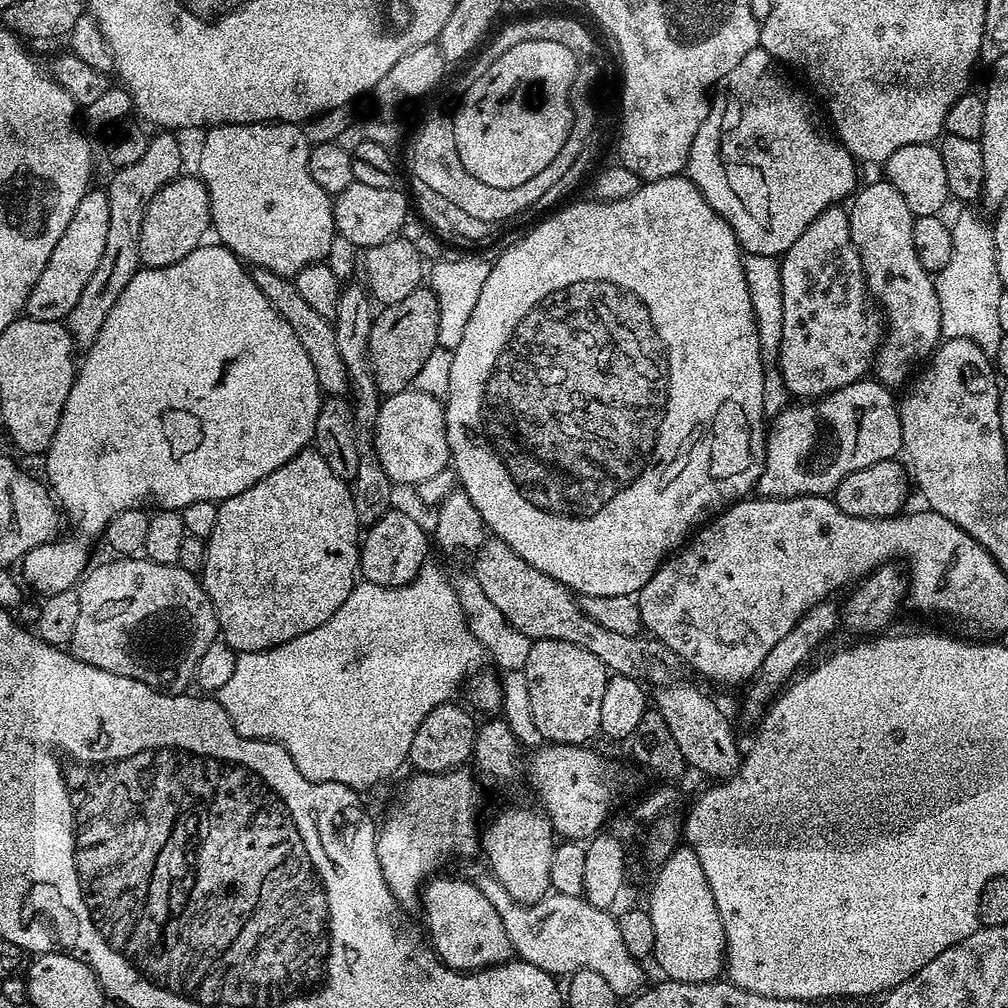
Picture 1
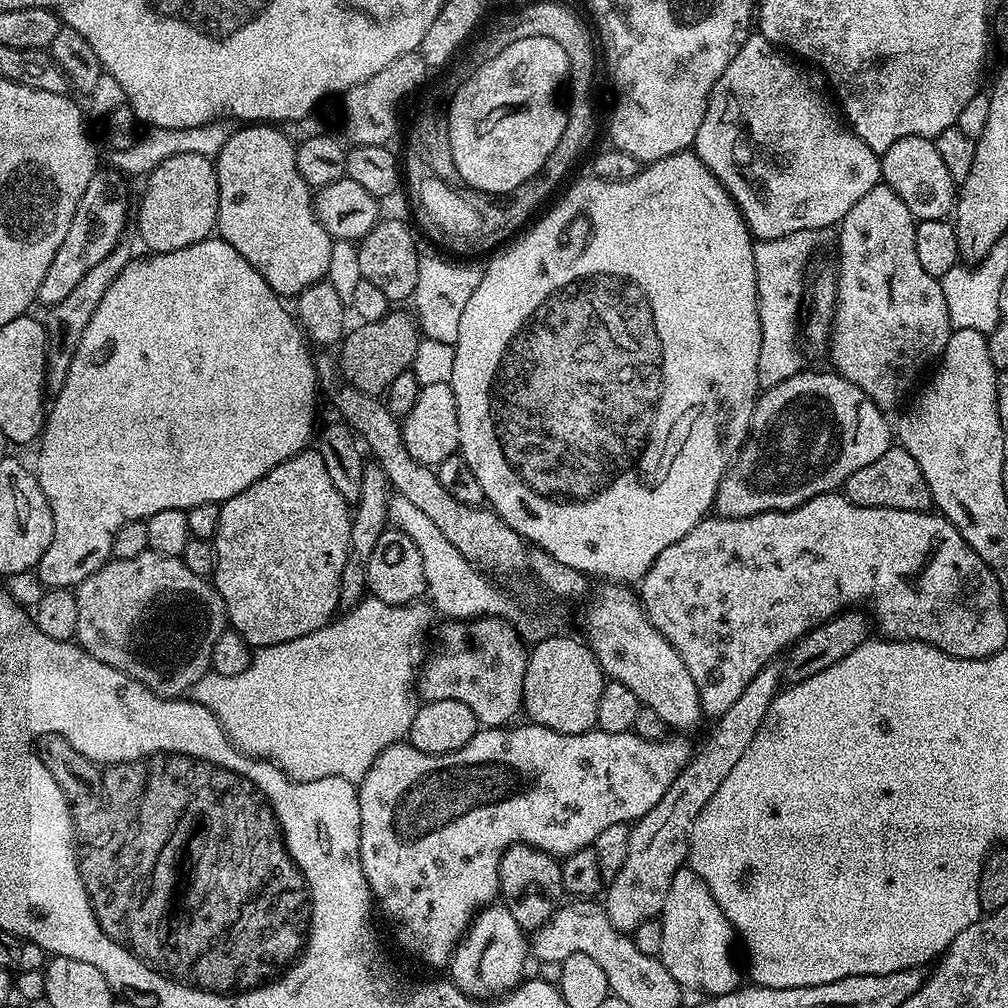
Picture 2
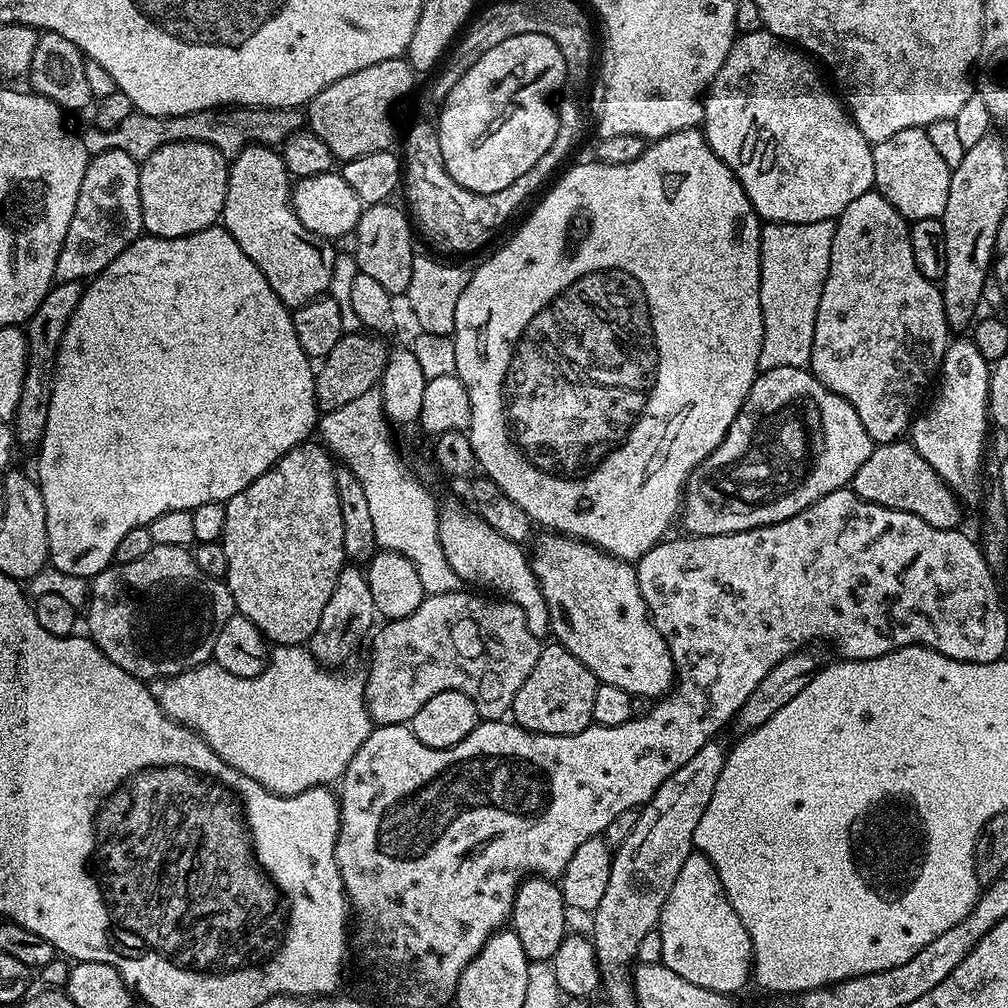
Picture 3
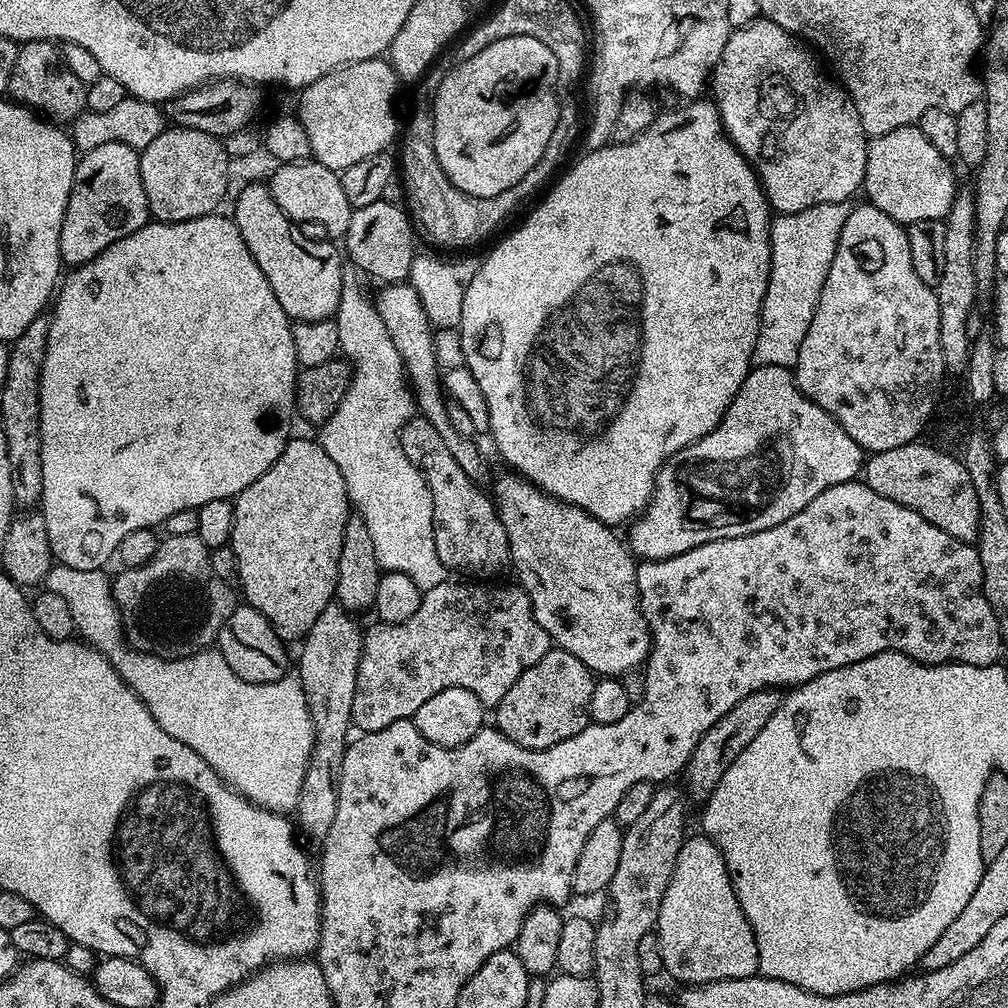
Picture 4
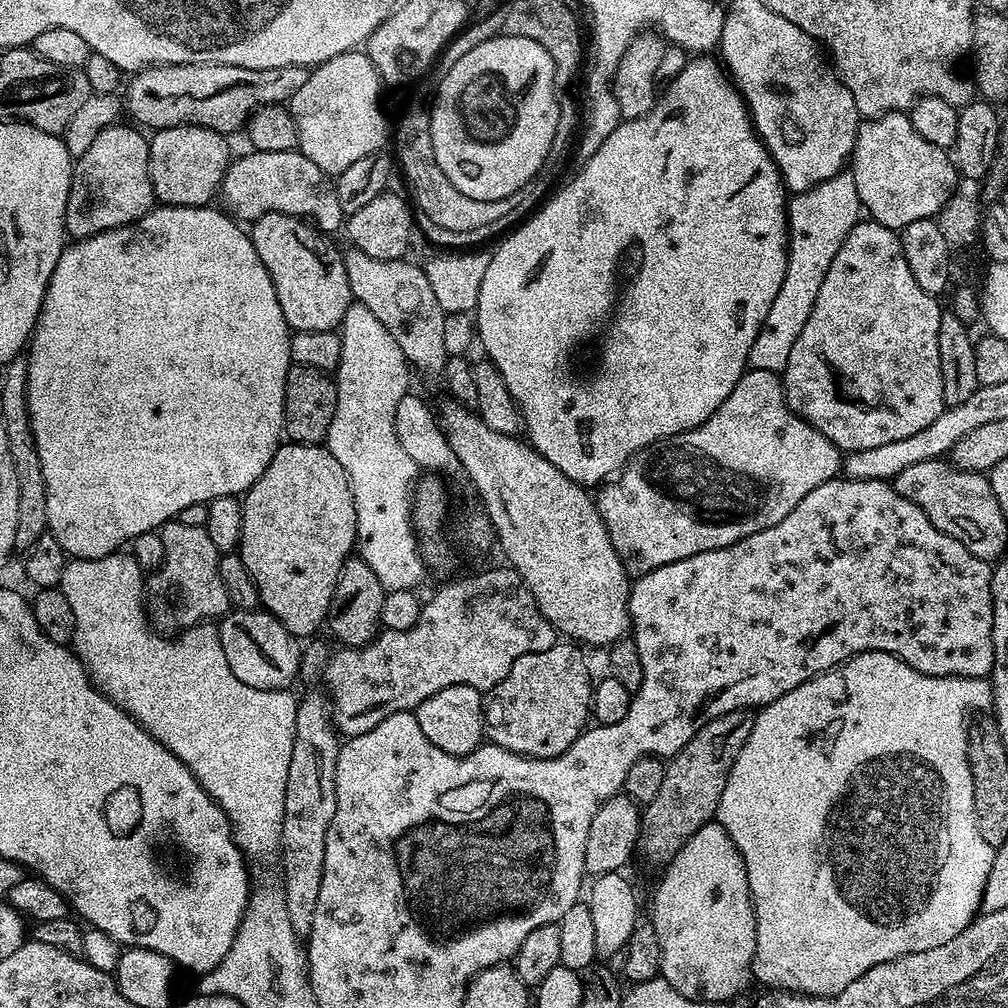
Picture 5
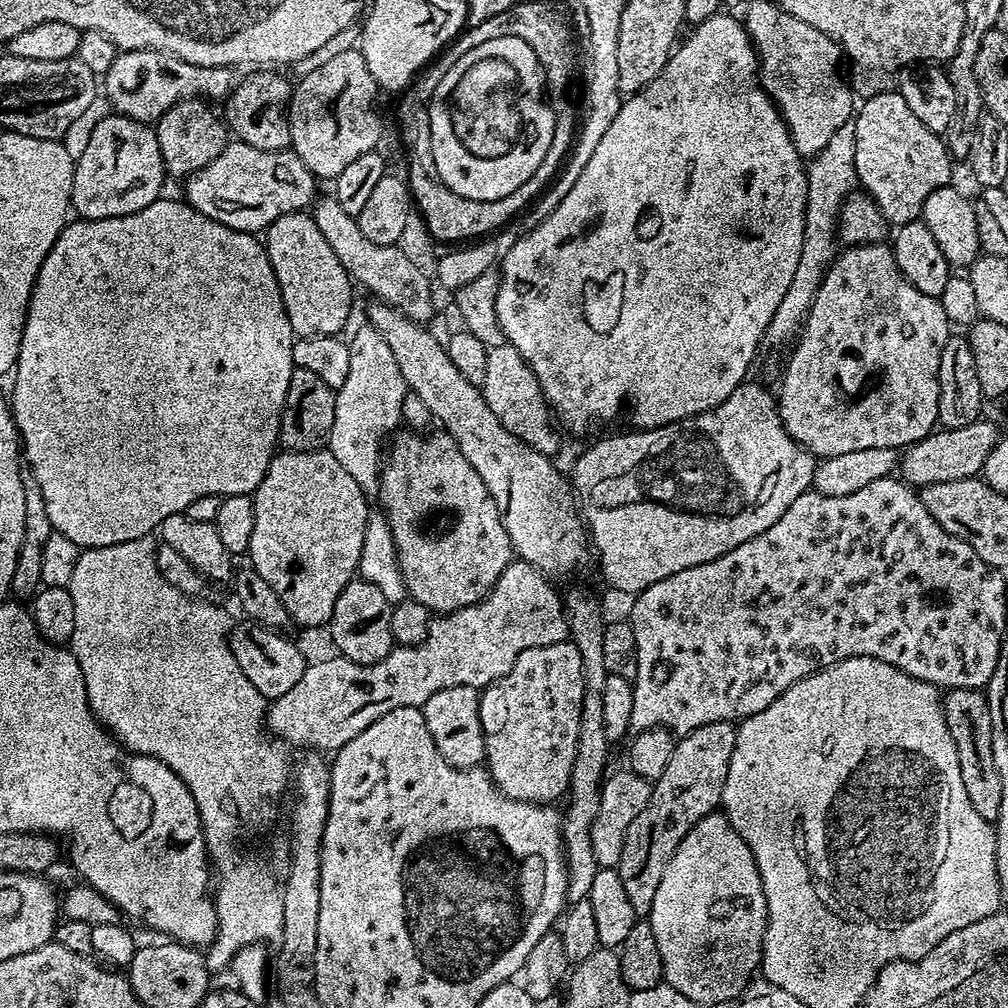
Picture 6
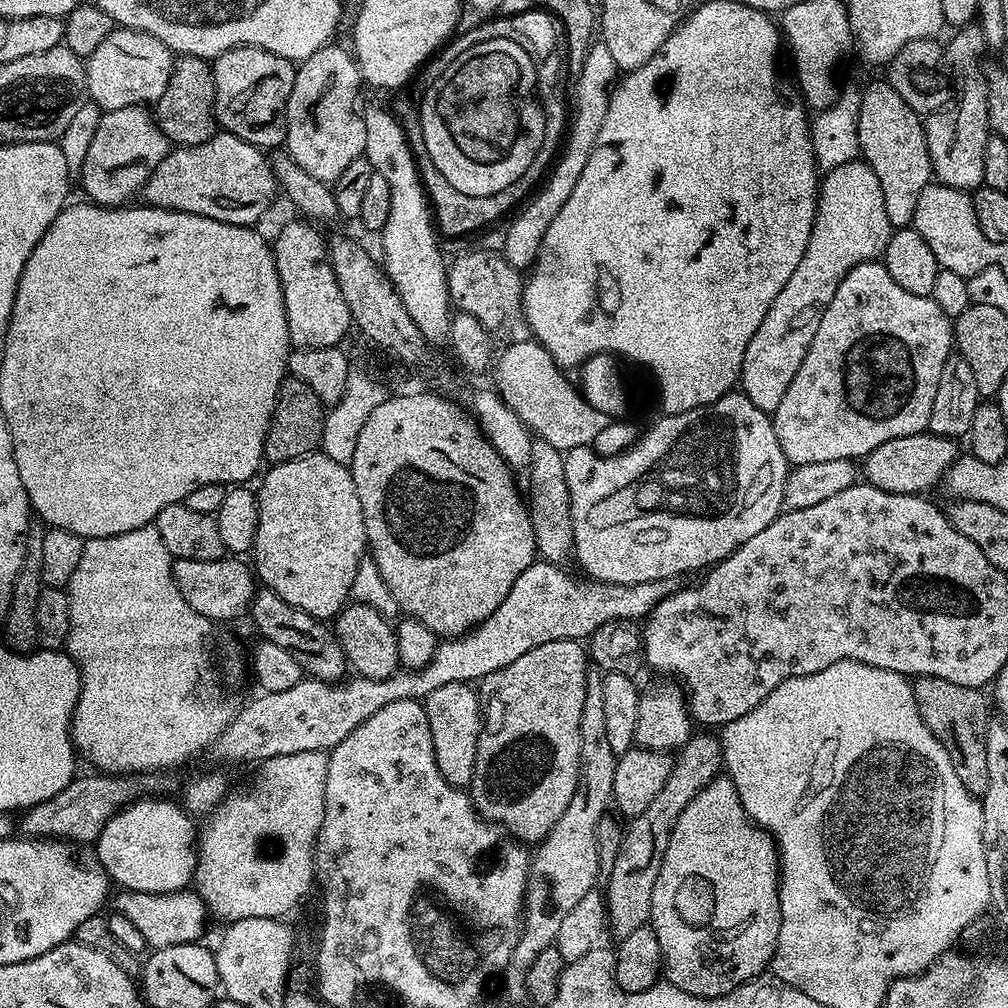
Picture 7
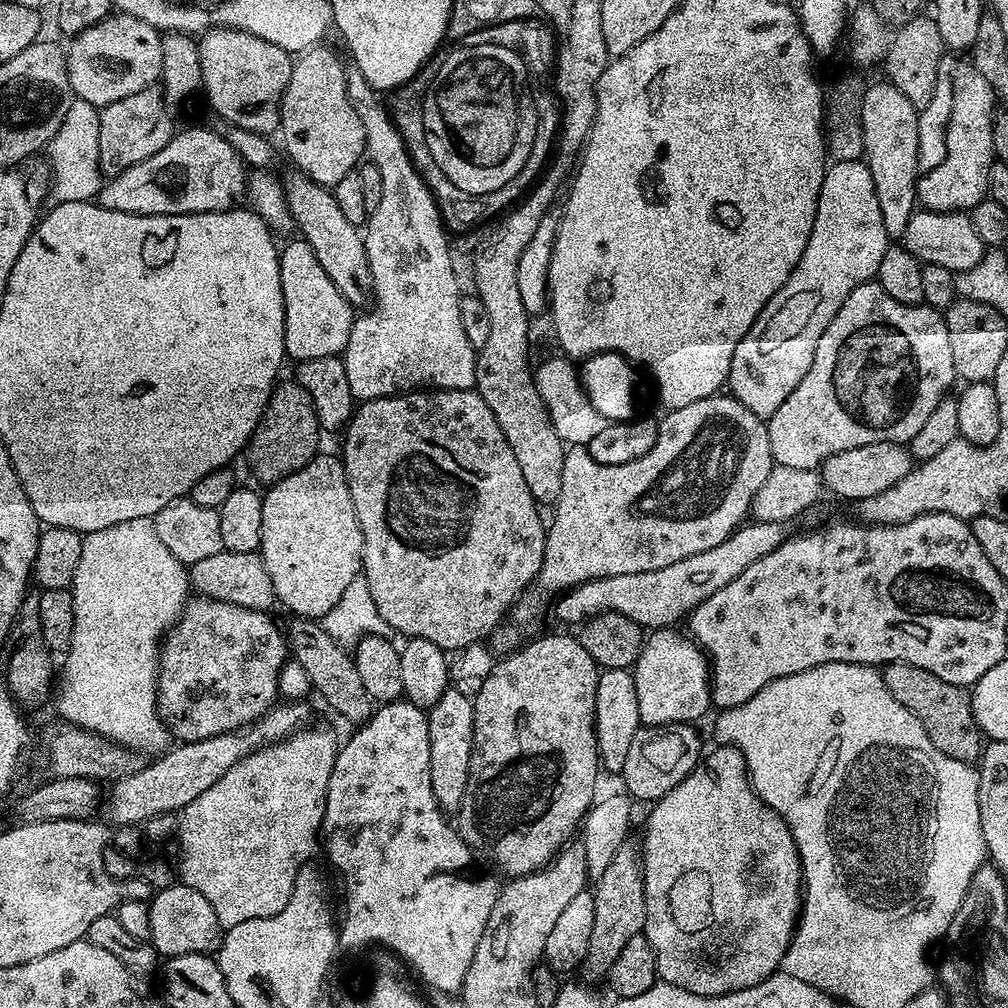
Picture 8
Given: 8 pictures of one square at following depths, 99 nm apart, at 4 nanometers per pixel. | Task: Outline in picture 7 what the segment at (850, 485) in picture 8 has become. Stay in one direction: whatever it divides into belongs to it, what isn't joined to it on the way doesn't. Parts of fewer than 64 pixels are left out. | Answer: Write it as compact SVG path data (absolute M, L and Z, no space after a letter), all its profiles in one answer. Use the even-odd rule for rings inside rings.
M927 430L918 434L906 434L902 438L890 438L890 442L882 442L882 446L863 457L863 479L878 490L886 490L890 494L915 496L927 493L927 488L943 481L948 467L958 459L956 444L957 441L951 436L935 436Z

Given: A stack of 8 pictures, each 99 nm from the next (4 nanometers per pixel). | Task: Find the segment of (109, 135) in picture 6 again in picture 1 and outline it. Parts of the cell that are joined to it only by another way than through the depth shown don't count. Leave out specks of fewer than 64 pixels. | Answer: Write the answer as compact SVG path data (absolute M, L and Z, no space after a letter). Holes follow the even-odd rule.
M89 190L82 202L78 202L78 210L74 210L74 218L70 218L66 234L58 238L58 246L54 246L54 254L50 254L50 262L46 262L46 270L42 270L38 282L34 282L34 290L30 290L30 298L24 307L27 316L42 322L67 321L70 310L74 310L74 306L78 306L78 298L82 298L82 290L86 290L86 282L90 282L90 274L98 270L98 262L102 262L102 254L106 254L109 230L108 193Z

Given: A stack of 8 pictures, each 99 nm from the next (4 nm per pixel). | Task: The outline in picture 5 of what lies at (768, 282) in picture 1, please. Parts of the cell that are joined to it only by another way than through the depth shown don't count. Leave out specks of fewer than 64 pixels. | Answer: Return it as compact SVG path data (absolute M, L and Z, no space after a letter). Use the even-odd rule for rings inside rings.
M848 170L839 172L833 180L822 182L817 188L797 192L789 199L786 278L748 355L751 367L783 373L786 362L790 362L790 350L794 350L794 342L798 342L798 334L802 334L802 326L806 326L810 310L814 310L818 290L822 290L822 278L826 278L826 270L830 270L834 254L842 250L846 234L850 234L850 230L861 219L858 190L854 186L851 171Z

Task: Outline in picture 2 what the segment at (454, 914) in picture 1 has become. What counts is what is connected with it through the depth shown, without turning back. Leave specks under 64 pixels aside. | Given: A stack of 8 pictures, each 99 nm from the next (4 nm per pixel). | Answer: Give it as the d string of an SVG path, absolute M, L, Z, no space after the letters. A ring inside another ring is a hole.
M503 903L481 909L468 925L450 961L450 979L465 994L477 999L499 998L525 979L524 959L529 959L530 944L524 929L514 922L514 914Z

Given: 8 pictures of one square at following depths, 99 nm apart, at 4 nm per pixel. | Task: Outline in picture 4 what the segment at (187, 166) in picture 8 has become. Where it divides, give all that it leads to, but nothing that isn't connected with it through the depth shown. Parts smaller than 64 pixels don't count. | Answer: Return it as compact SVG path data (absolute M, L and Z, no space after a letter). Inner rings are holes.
M316 159L303 160L293 164L280 164L272 180L267 181L274 202L293 222L301 226L321 224L327 235L332 238L343 237L350 226L352 203L346 198L346 190L342 190L339 175L322 166Z

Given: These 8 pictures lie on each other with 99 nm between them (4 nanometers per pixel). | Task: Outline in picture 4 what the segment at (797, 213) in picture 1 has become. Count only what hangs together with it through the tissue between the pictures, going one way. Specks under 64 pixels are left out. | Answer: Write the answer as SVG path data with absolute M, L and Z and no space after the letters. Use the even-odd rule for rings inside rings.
M757 18L729 31L722 58L718 58L710 77L710 96L720 111L724 133L756 169L769 205L780 214L826 202L848 202L864 186L870 137L862 130L860 115L847 90L820 69L811 51L805 41L774 21Z

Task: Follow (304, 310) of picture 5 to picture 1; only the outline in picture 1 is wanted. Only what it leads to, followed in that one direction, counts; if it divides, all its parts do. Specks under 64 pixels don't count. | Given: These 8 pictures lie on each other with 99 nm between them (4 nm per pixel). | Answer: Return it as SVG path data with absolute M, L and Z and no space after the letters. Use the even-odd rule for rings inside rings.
M269 122L267 124L218 124L214 128L207 129L203 133L204 145L200 148L200 169L198 175L200 180L208 188L210 202L212 203L211 227L217 232L219 243L230 249L234 255L249 265L272 270L279 276L295 278L302 269L311 264L321 263L327 257L330 250L330 242L336 232L336 223L332 213L333 197L329 196L314 178L310 178L310 145L303 127L300 124L281 124L279 122Z

